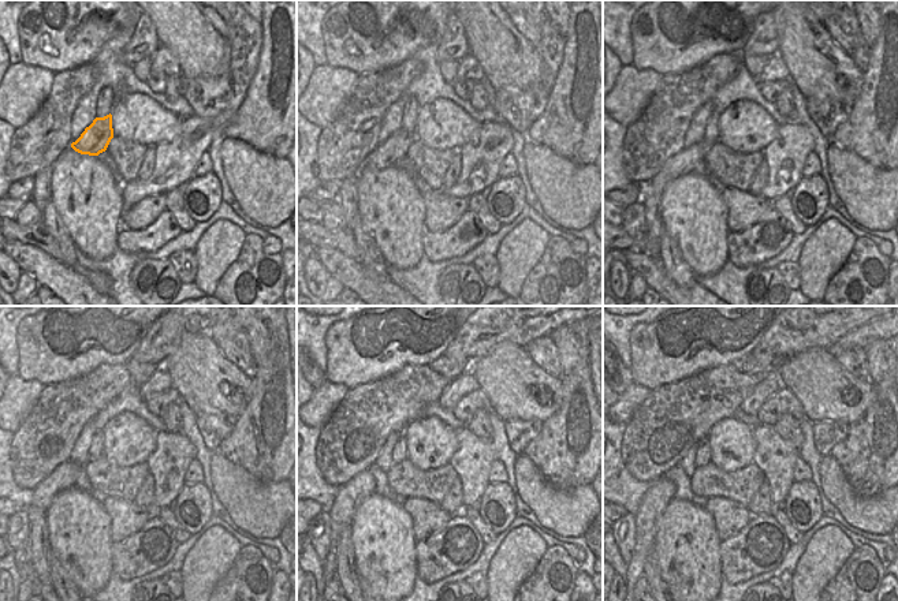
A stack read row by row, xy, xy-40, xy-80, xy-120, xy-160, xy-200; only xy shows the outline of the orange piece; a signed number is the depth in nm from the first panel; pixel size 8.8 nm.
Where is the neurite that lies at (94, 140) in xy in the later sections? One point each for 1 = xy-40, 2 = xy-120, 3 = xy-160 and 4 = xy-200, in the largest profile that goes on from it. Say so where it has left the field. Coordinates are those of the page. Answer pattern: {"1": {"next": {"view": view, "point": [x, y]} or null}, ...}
{"1": {"next": {"view": "xy-40", "point": [392, 152]}}, "2": {"next": {"view": "xy-120", "point": [69, 473]}}, "3": {"next": {"view": "xy-160", "point": [350, 496]}}, "4": {"next": {"view": "xy-200", "point": [655, 500]}}}

